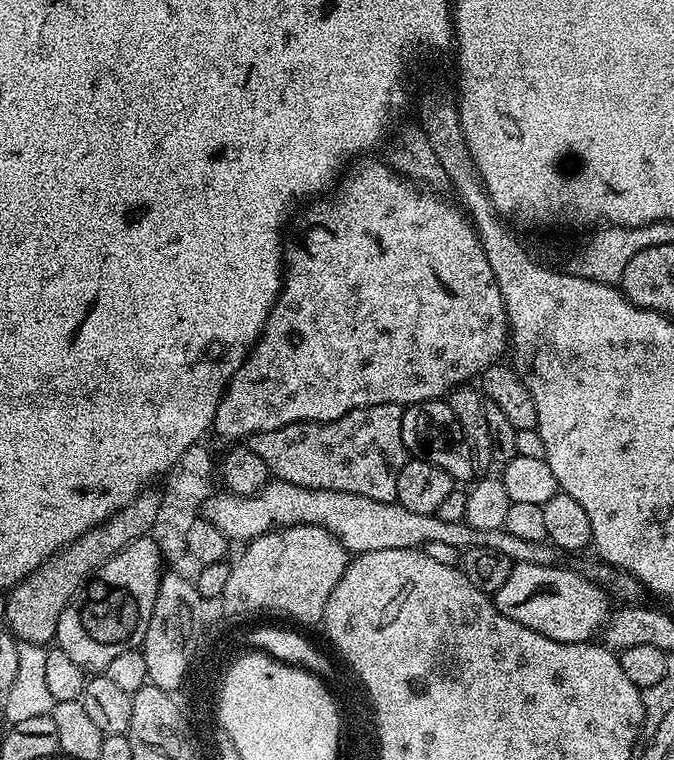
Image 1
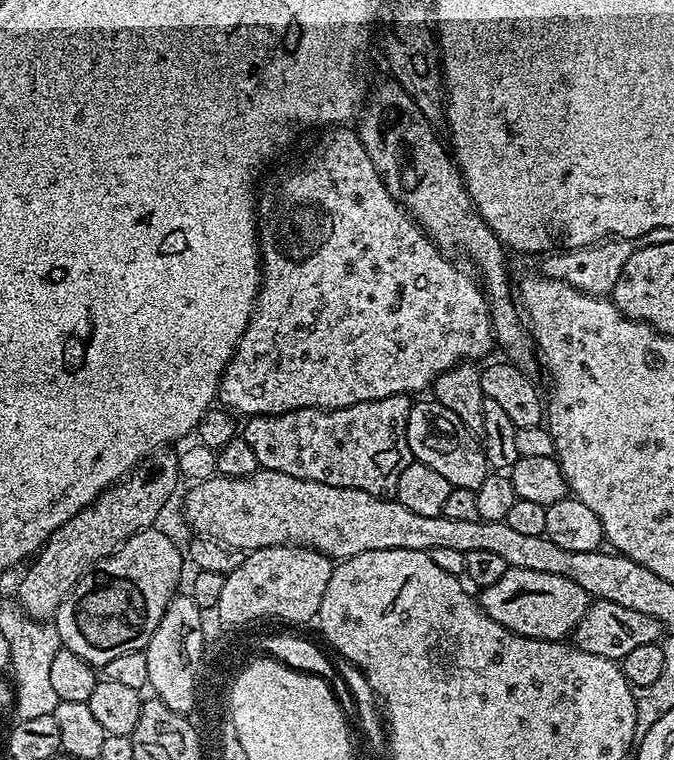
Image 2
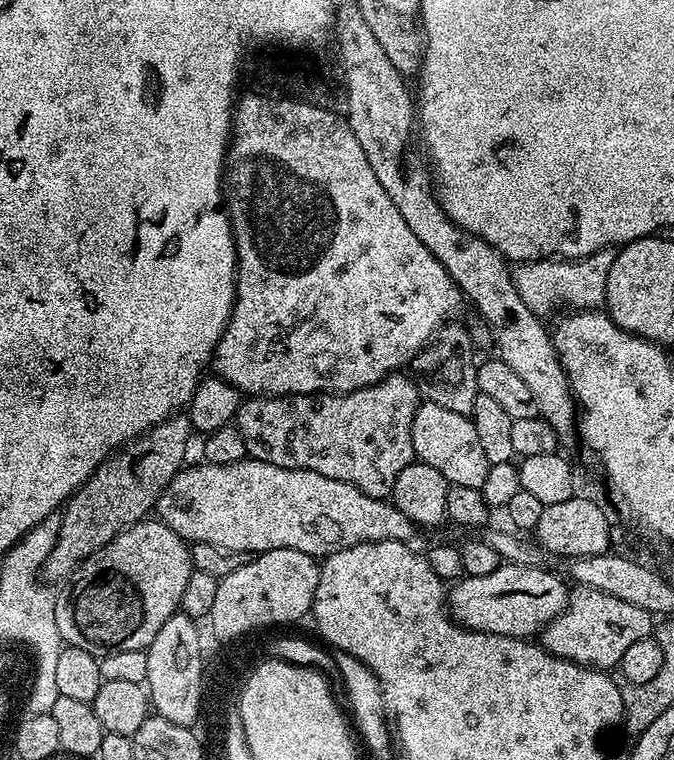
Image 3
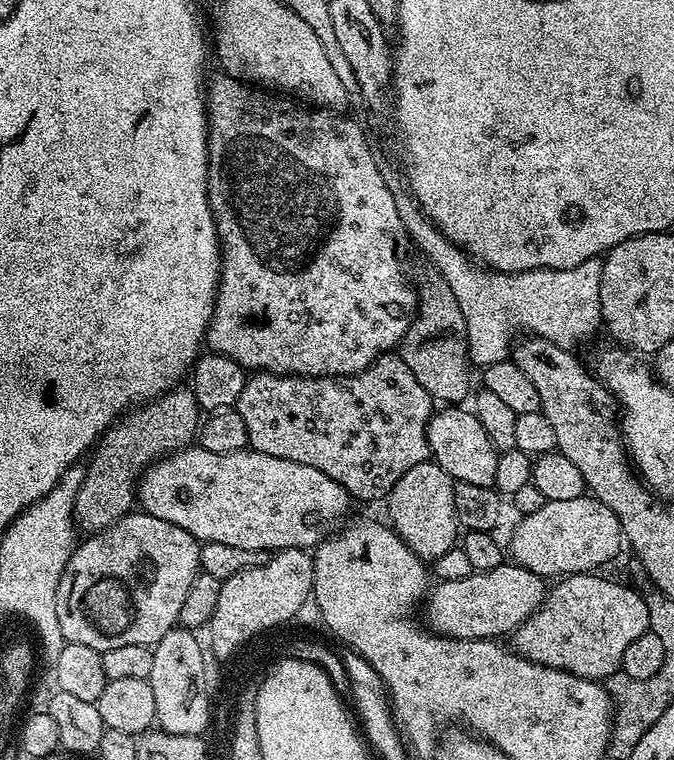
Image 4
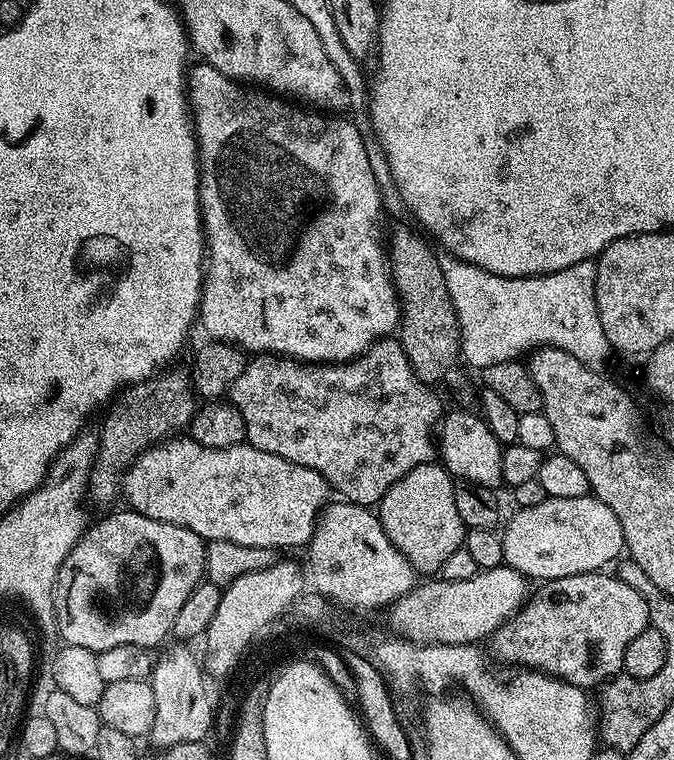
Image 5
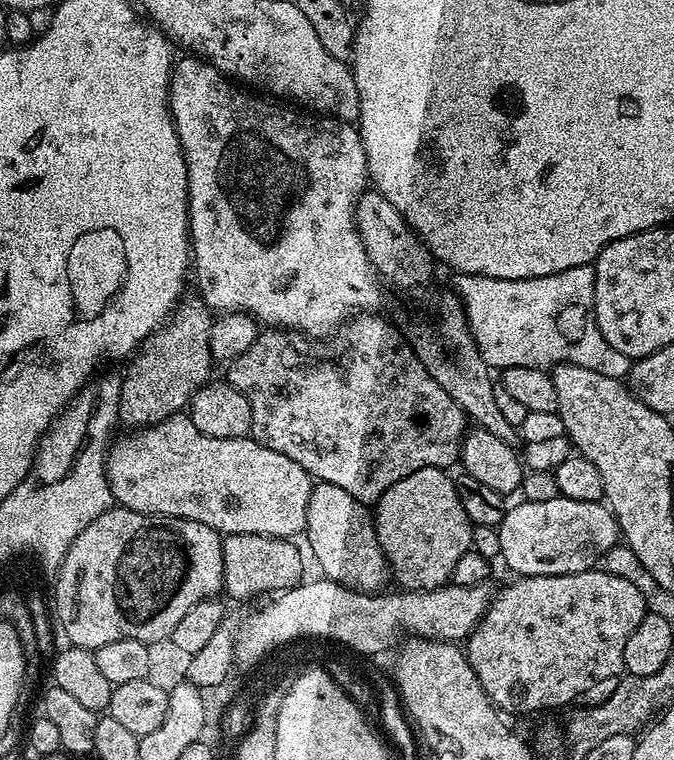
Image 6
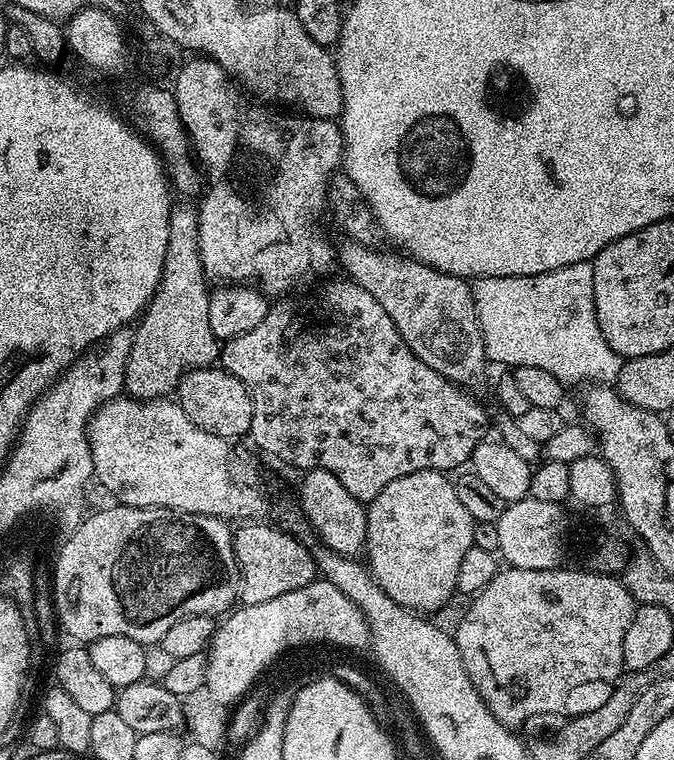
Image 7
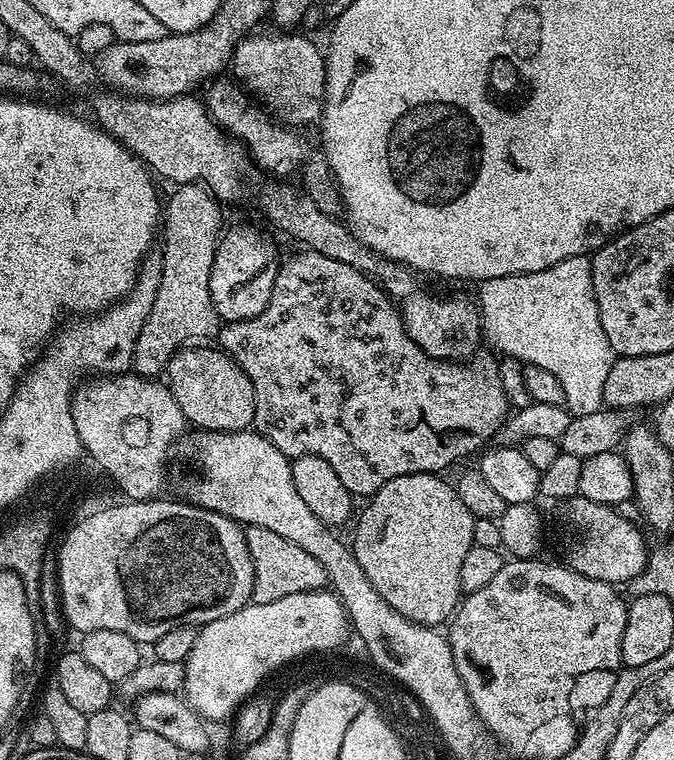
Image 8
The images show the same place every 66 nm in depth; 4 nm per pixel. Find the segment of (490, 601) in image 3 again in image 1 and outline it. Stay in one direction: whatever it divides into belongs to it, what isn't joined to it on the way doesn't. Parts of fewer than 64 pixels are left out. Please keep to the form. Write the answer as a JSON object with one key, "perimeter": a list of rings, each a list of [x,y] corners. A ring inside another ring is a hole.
{"perimeter":[[[513,563],[510,578],[494,594],[497,610],[522,626],[563,644],[582,644],[593,639],[610,619],[610,597],[583,571],[571,572],[550,564]]]}

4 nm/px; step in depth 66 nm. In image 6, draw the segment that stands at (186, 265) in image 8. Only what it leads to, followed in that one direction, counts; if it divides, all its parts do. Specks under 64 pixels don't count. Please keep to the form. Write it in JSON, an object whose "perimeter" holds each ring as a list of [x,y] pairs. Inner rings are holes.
{"perimeter":[[[199,299],[186,300],[173,311],[163,326],[157,328],[136,349],[134,355],[127,361],[126,367],[128,369],[122,372],[118,420],[129,424],[127,426],[129,429],[147,428],[149,424],[157,424],[166,418],[183,413],[196,391],[209,383],[211,376],[208,375],[211,374],[212,366],[214,366],[210,338],[208,337],[210,312]]]}

